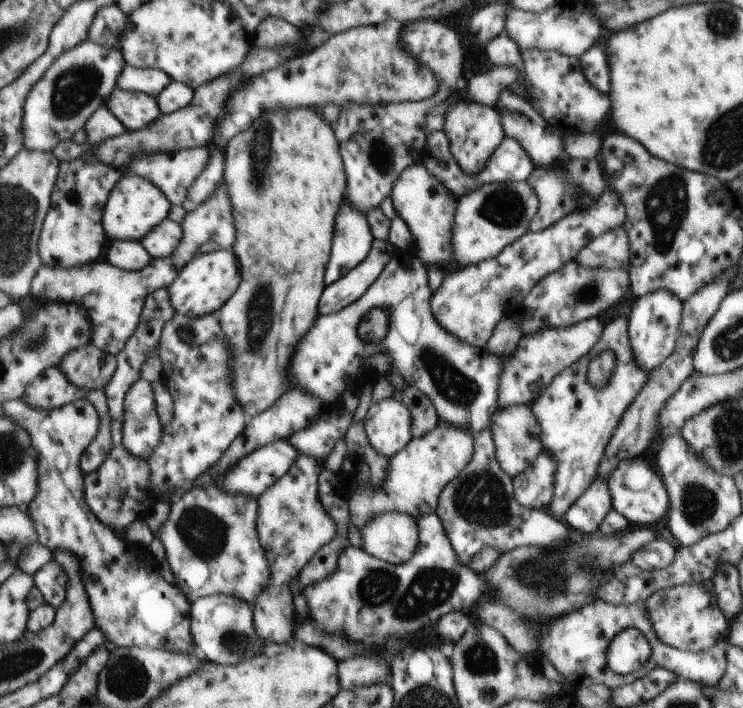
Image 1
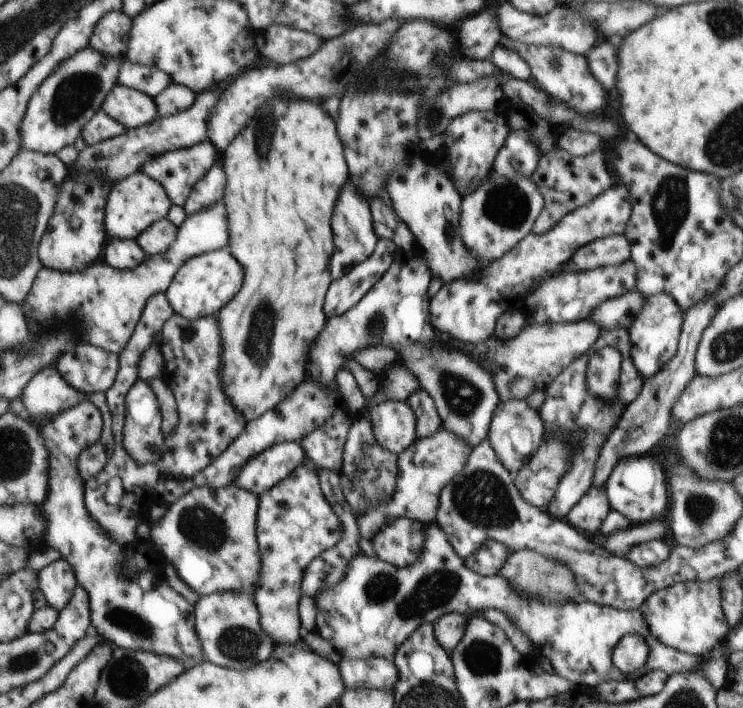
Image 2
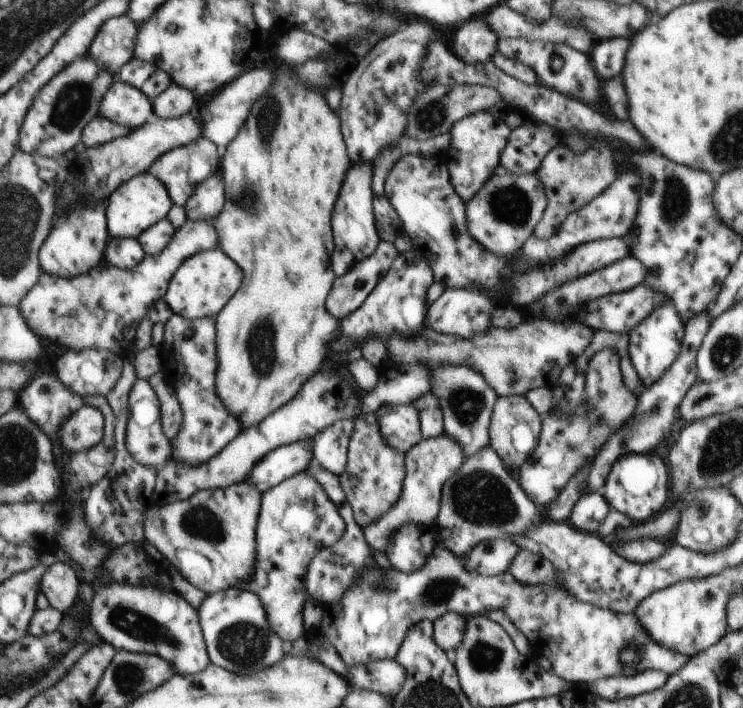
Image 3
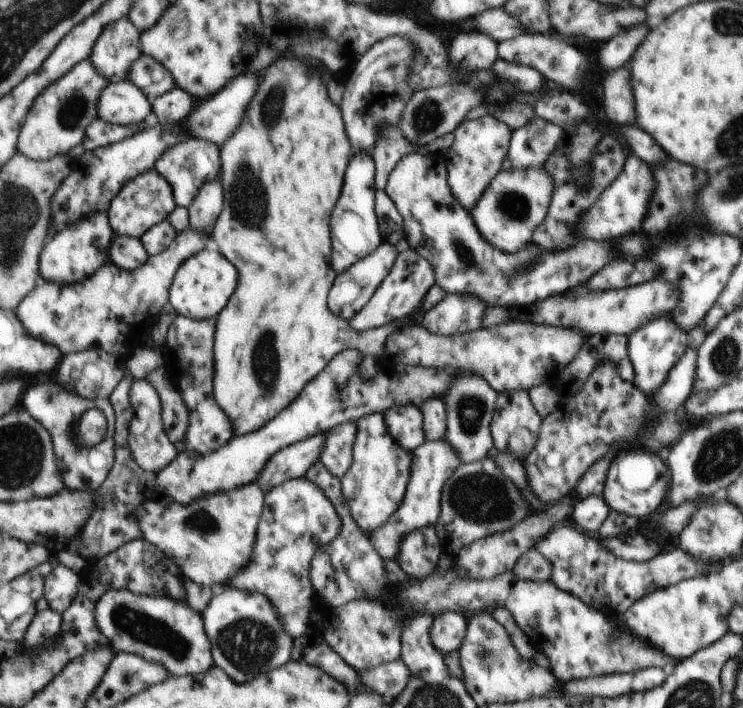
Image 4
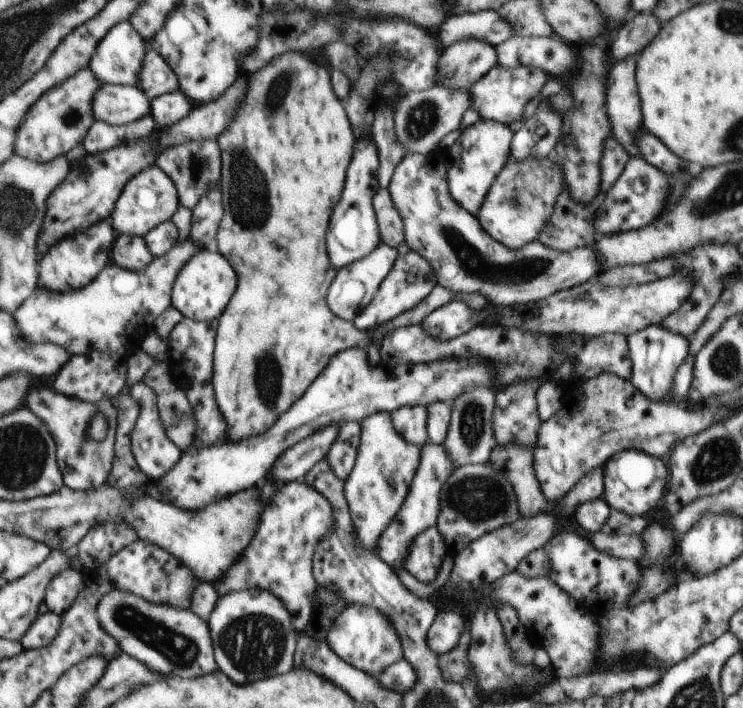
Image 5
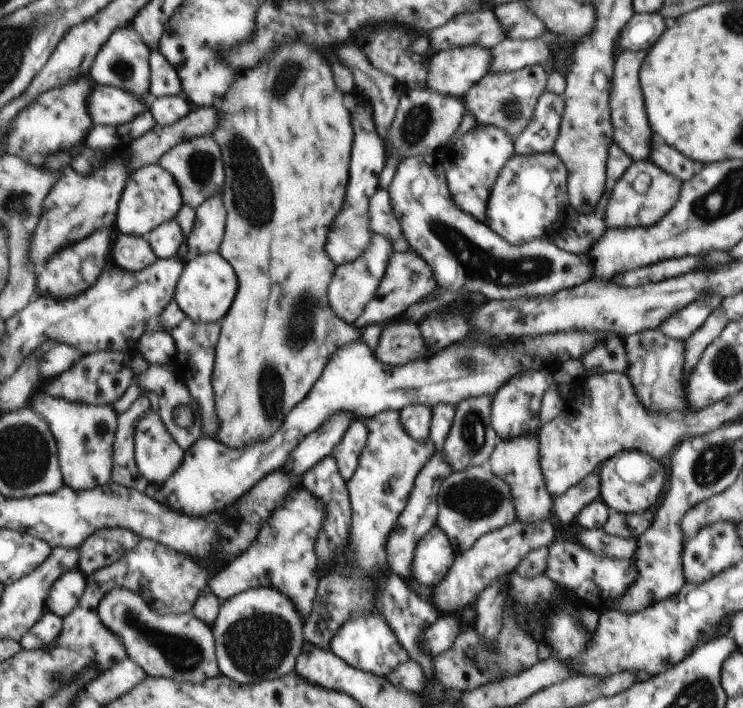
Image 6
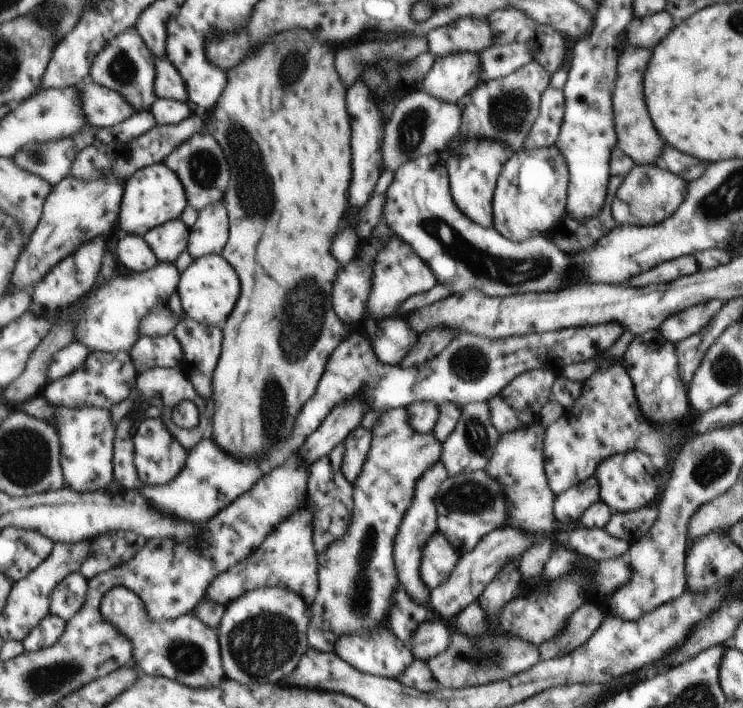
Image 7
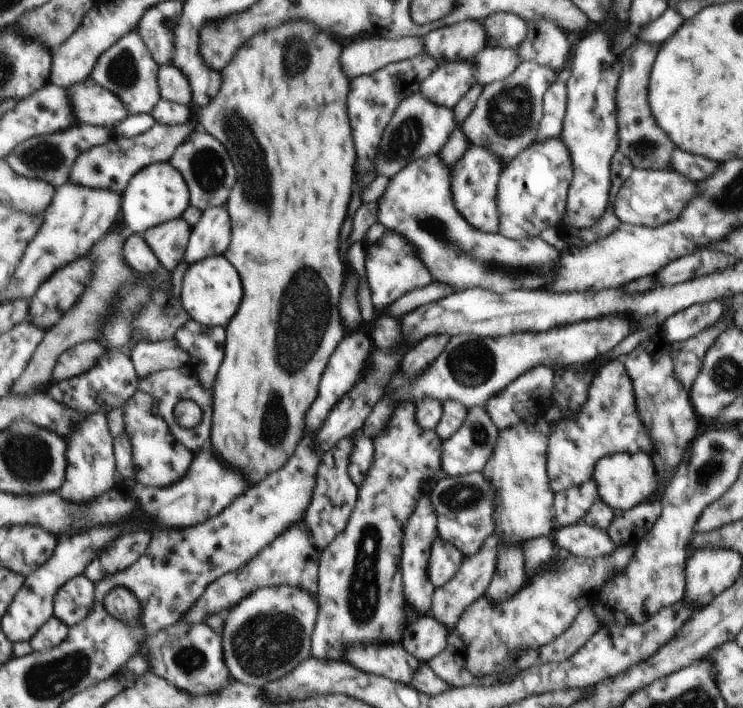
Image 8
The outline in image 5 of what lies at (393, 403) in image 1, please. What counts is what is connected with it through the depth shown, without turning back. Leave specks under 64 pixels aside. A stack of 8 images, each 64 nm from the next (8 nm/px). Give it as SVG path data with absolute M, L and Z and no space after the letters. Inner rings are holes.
M421 405L406 406L390 412L394 429L414 445L423 445L428 441L426 416L426 408Z

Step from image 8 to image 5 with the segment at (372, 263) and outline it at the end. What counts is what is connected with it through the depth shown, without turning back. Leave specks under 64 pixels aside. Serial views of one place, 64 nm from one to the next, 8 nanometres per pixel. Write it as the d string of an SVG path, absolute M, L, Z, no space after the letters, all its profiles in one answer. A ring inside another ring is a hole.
M409 249L403 255L397 256L385 280L378 286L378 292L374 294L373 300L352 322L356 327L359 327L359 330L365 331L369 330L369 328L377 328L381 324L386 324L398 314L419 304L433 290L436 284L437 278L430 263L422 255Z

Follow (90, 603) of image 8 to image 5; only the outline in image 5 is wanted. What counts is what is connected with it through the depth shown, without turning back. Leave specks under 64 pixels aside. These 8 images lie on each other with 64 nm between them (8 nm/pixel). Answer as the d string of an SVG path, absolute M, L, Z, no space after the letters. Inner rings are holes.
M73 568L64 570L48 586L46 606L55 614L64 615L78 600L84 586L84 572Z

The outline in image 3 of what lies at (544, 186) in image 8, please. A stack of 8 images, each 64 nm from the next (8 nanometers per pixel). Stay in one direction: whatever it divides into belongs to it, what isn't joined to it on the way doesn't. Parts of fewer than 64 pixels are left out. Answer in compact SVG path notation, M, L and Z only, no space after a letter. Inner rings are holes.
M495 170L486 184L464 204L466 227L485 250L500 257L513 256L519 252L527 238L533 236L535 225L542 220L547 204L545 187L537 174L513 174Z

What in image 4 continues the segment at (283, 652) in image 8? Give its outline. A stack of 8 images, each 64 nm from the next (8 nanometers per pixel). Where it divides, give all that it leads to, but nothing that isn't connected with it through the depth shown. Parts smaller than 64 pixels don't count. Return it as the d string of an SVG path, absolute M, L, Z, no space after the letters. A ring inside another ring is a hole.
M225 586L215 591L203 616L213 646L215 666L227 671L238 683L264 676L265 673L284 667L292 660L295 639L287 632L277 607L266 594Z

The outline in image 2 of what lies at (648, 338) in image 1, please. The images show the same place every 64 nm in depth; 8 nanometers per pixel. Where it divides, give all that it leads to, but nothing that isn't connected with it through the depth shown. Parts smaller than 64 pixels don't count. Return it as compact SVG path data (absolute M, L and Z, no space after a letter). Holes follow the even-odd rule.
M658 294L646 298L642 309L630 324L628 330L631 330L631 342L635 342L635 350L630 350L630 358L635 358L635 366L639 366L638 373L643 374L644 382L661 370L661 367L677 352L682 317L683 310L670 295Z

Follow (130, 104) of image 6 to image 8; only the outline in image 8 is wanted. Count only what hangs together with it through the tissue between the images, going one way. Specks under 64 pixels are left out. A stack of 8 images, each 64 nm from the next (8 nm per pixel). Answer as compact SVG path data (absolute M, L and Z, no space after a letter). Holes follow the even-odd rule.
M92 76L67 90L79 123L111 127L130 115L118 95L103 88Z

